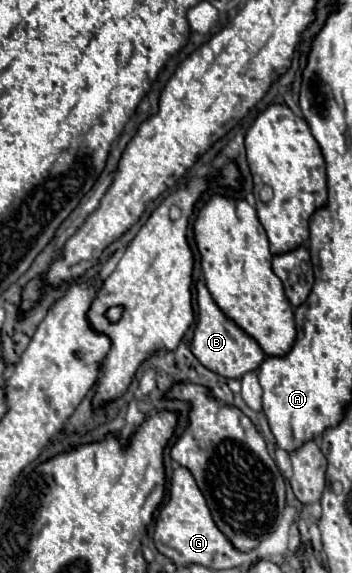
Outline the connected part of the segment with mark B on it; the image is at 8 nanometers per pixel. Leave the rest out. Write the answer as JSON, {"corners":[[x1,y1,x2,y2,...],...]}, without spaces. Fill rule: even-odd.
{"corners":[[203,280,197,282,197,302,199,302,199,322,195,326,195,336,191,342,191,352,197,356,197,360,209,370,229,378,241,378,245,372,257,370,261,360,265,360,265,352,261,350,255,338,245,334,229,316,223,314,223,310,211,298]]}

